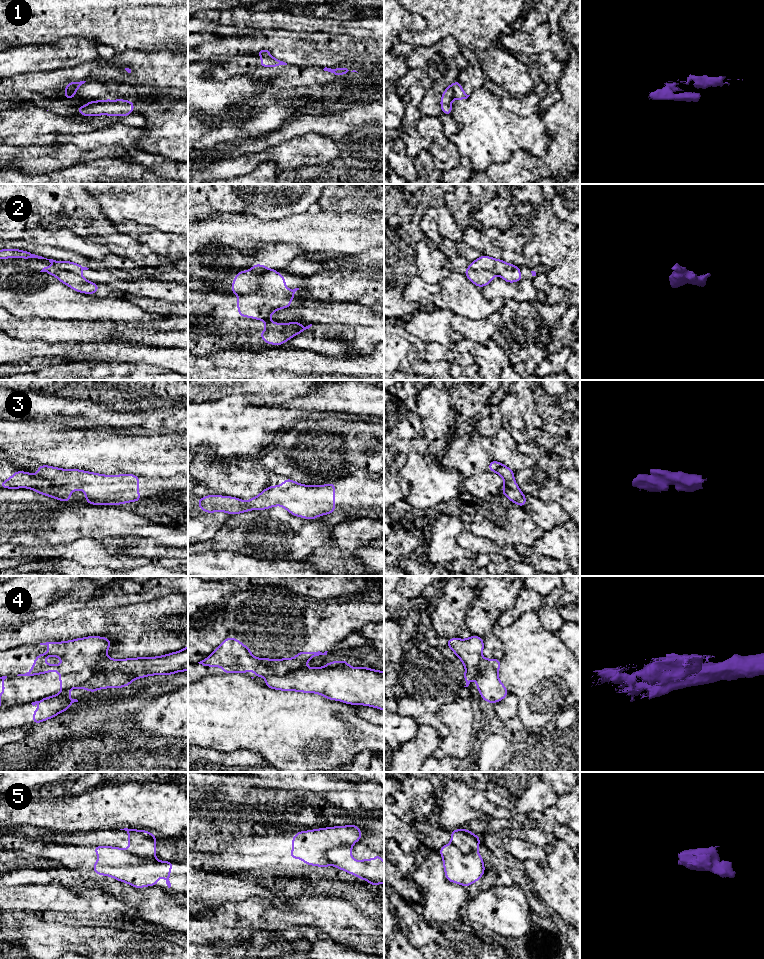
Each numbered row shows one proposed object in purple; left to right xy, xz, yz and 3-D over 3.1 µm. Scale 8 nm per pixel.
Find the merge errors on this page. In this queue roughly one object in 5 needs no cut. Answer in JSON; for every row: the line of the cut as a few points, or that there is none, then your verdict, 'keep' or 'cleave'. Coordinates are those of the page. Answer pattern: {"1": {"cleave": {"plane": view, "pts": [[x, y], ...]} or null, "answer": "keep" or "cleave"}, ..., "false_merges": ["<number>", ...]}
{"1": {"cleave": {"plane": "yz", "pts": [[449, 86], [454, 97]]}, "answer": "cleave"}, "2": {"cleave": {"plane": "xz", "pts": [[271, 269], [259, 275], [258, 288], [255, 291], [237, 294]]}, "answer": "cleave"}, "3": {"cleave": null, "answer": "keep"}, "4": {"cleave": {"plane": "xy", "pts": [[106, 656], [95, 667], [94, 673], [77, 687]]}, "answer": "cleave"}, "5": {"cleave": {"plane": "xz", "pts": [[351, 845], [331, 847], [324, 855]]}, "answer": "cleave"}, "false_merges": ["1", "2", "4", "5"]}

